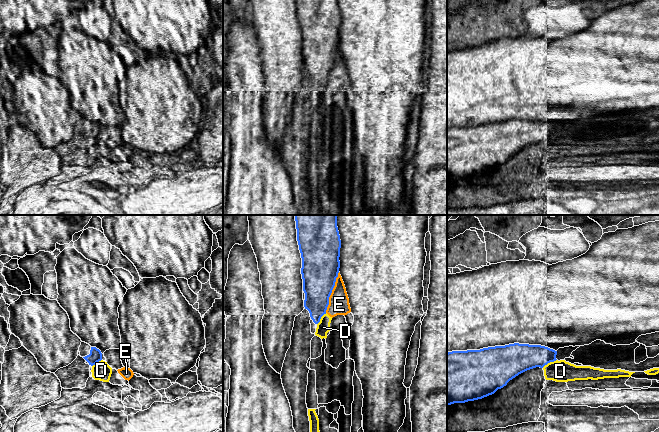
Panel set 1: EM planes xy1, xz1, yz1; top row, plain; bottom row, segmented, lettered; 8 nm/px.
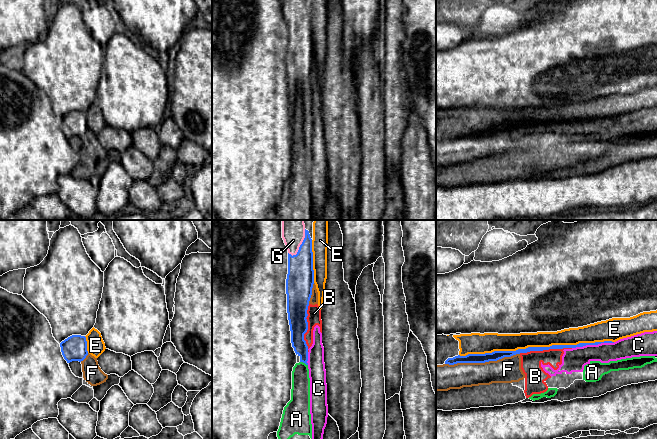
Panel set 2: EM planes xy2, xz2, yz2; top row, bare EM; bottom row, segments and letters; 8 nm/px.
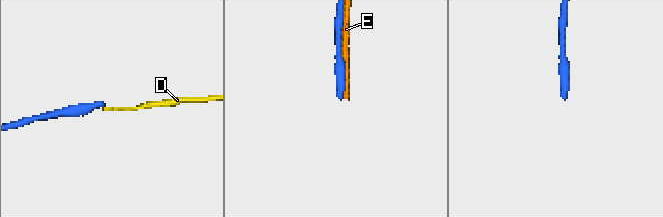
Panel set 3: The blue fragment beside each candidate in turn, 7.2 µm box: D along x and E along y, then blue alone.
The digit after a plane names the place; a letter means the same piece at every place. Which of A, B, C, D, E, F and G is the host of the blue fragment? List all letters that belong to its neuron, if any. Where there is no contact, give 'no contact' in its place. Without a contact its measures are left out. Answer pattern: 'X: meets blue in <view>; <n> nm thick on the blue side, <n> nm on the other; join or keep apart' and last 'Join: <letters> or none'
A: meets blue in xz2; 110 nm thick on the blue side, 160 nm on the other; keep apart
B: meets blue in yz2; 40 nm thick on the blue side, 160 nm on the other; keep apart
C: meets blue in yz2; 30 nm thick on the blue side, 190 nm on the other; keep apart
D: meets blue in yz1; 220 nm thick on the blue side, 180 nm on the other; keep apart
E: meets blue in yz2; 50 nm thick on the blue side, 140 nm on the other; keep apart
F: meets blue in yz2; 80 nm thick on the blue side, 200 nm on the other; keep apart
G: meets blue in xz2; 200 nm thick on the blue side, 190 nm on the other; join
Join: G

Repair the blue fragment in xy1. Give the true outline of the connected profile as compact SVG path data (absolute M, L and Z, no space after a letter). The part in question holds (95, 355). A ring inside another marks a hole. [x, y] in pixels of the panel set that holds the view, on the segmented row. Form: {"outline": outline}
{"outline": "M81 342L78 351L80 352L80 356L83 357L91 366L102 360L101 351L96 347L91 347L85 342Z"}

